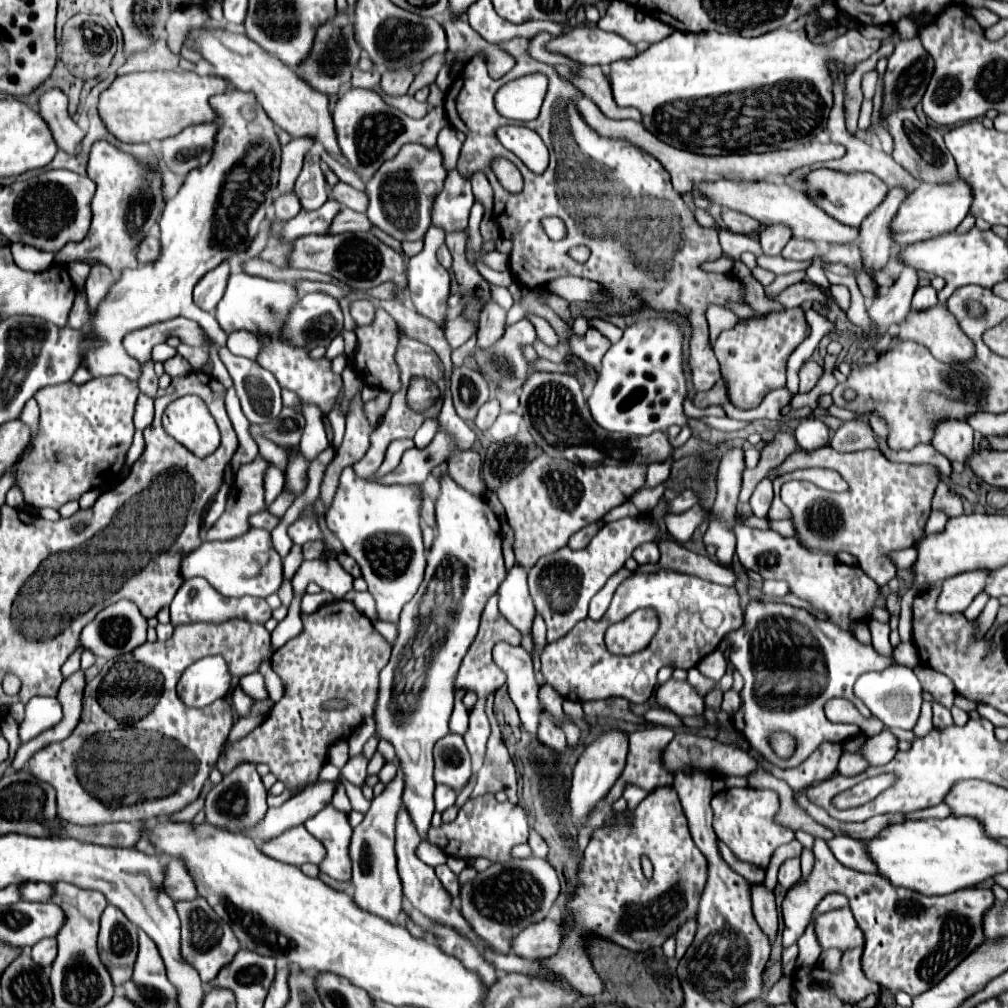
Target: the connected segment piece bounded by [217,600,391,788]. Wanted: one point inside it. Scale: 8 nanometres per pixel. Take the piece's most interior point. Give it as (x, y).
(338, 656)

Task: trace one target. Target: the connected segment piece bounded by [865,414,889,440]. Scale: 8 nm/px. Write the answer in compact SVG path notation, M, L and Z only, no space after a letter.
M865 414L865 416L869 420L869 424L871 424L871 428L877 432L877 436L887 440L887 436L889 436L889 424L883 418L877 418L877 416L869 416L869 414Z

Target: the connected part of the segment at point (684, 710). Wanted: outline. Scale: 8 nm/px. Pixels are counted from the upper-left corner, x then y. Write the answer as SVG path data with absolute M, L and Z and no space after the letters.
M673 678L657 690L657 702L679 718L701 716L705 710L705 698L699 694L699 690L689 682L679 682Z

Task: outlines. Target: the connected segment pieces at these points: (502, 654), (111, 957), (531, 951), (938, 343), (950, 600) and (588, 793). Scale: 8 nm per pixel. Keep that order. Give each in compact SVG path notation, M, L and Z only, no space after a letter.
M499 642L493 648L493 660L507 674L509 696L519 710L523 728L531 738L537 738L543 708L537 698L539 686L535 682L533 662L529 654L523 650L523 646L509 646L507 642Z
M107 904L101 916L99 956L109 968L115 986L121 986L121 982L129 978L137 956L137 926L113 904Z
M545 918L537 924L531 924L525 930L521 930L521 934L517 934L511 940L511 948L513 948L511 952L521 958L529 958L529 960L539 958L539 956L549 958L557 952L559 940L561 940L559 922Z
M943 304L933 306L929 310L921 310L921 312L911 308L909 314L905 316L905 320L897 326L895 338L899 342L903 342L903 340L921 342L941 362L957 362L957 360L965 360L965 358L973 356L973 342L969 342L969 338L965 334L961 334L961 328L957 326L955 318L949 318L949 312L945 310Z
M965 572L957 574L953 578L947 578L943 582L939 600L937 600L937 612L941 614L959 614L967 610L967 606L973 602L973 598L983 592L985 582L989 582L987 572Z
M609 730L601 734L597 740L593 740L579 756L575 770L573 770L573 784L569 792L569 806L571 806L571 822L577 830L583 828L587 822L589 814L595 810L595 806L607 798L619 776L623 774L625 768L625 758L627 758L627 742L625 734L617 730Z

